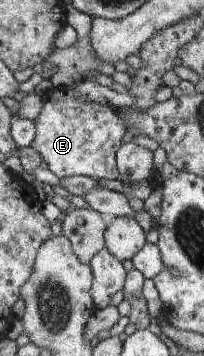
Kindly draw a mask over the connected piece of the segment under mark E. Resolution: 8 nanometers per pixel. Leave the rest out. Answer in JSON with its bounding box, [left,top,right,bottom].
[33,87,127,180]

